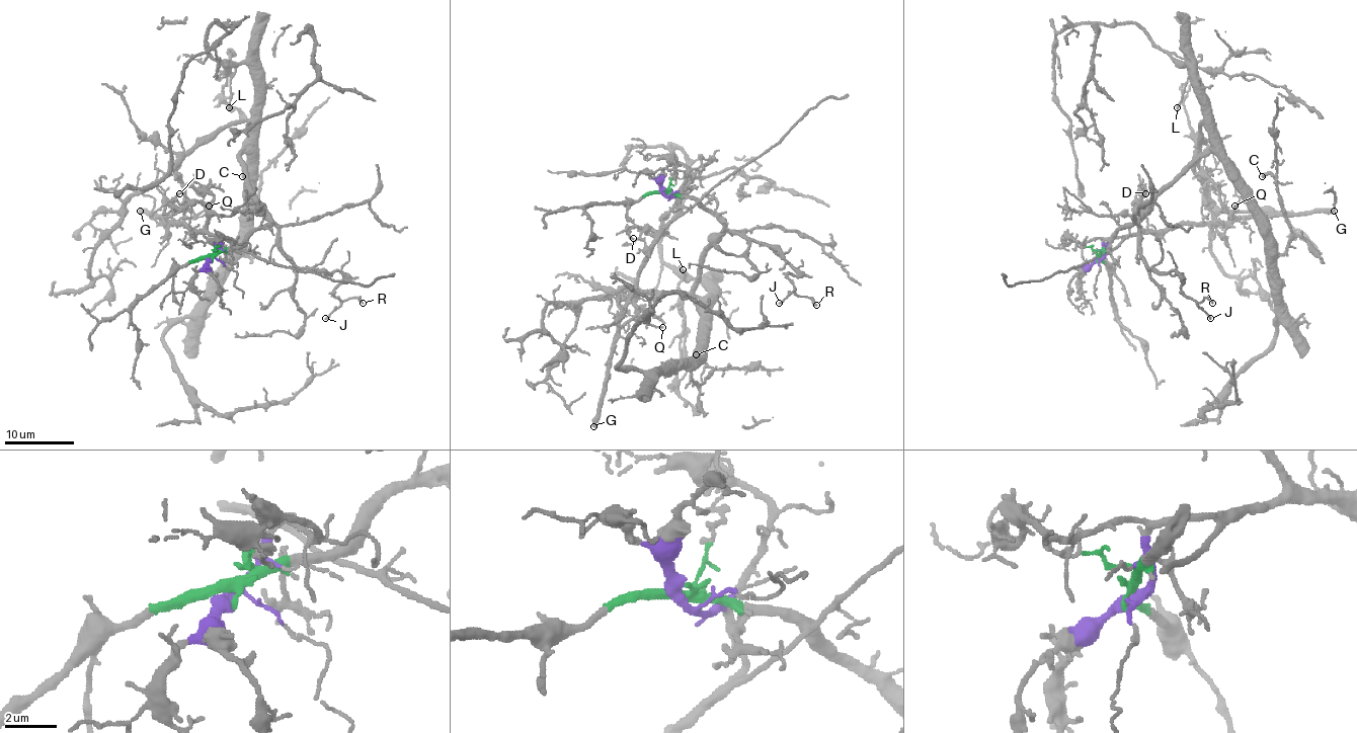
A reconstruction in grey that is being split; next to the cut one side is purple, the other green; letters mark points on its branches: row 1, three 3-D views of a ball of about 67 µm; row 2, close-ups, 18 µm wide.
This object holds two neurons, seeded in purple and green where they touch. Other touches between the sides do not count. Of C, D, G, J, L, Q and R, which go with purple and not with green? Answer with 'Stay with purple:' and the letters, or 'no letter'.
Stay with purple: D, G, Q

